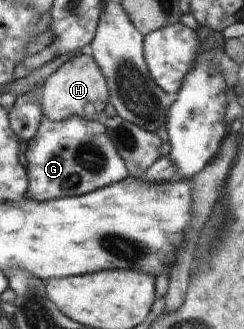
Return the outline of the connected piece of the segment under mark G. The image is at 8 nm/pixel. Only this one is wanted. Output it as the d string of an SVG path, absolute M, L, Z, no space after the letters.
M70 115L59 121L44 117L36 136L28 141L25 154L29 174L28 196L40 202L88 194L129 176L103 121L80 115Z

